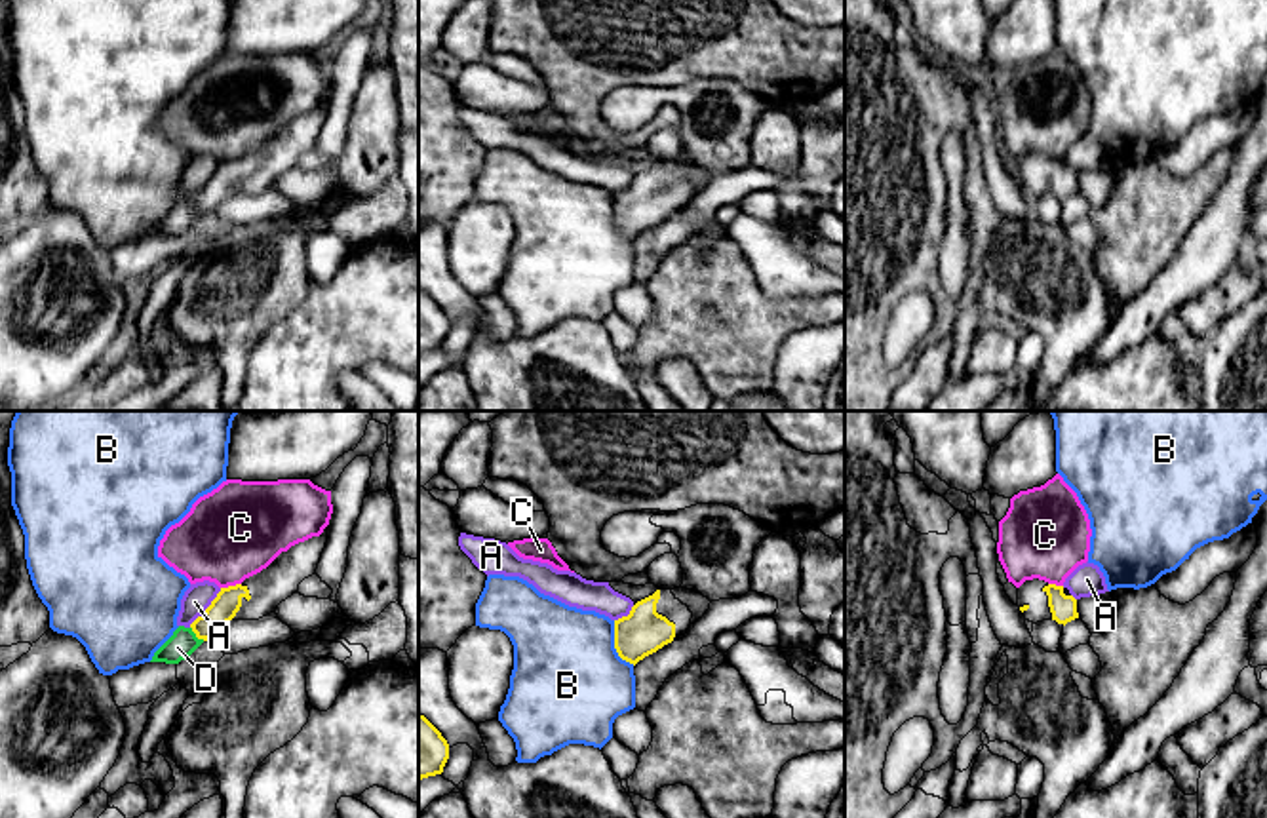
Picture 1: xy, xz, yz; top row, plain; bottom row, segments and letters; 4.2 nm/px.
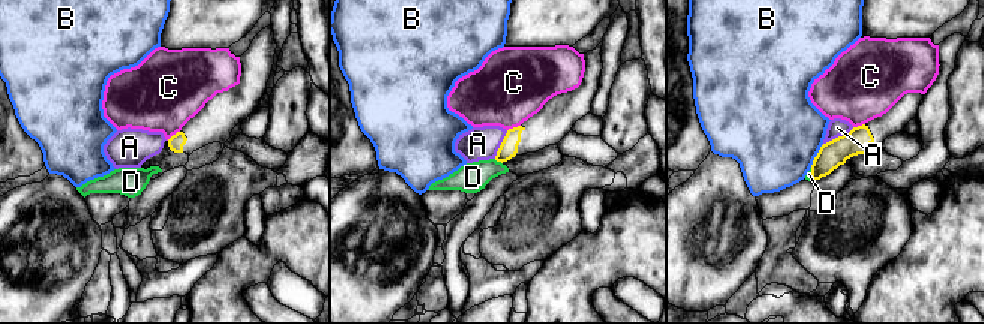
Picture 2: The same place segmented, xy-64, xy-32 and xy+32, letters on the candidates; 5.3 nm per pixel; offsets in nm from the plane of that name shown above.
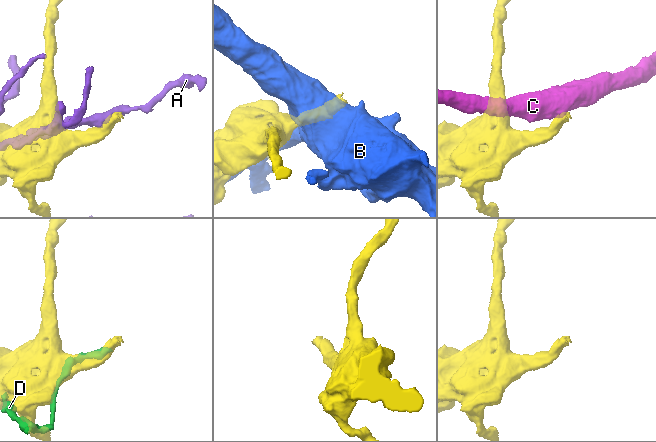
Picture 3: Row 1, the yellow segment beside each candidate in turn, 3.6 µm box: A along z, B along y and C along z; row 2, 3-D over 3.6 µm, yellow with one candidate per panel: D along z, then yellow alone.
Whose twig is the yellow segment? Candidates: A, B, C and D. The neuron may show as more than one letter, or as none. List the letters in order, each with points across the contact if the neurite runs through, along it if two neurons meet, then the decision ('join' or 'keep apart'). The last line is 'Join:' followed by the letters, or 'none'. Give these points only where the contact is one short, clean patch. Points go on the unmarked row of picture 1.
A: keep apart
B: keep apart
C: along xy (240, 156), (221, 162) | keep apart
D: along xy (191, 200), (204, 214) | keep apart
Join: none

